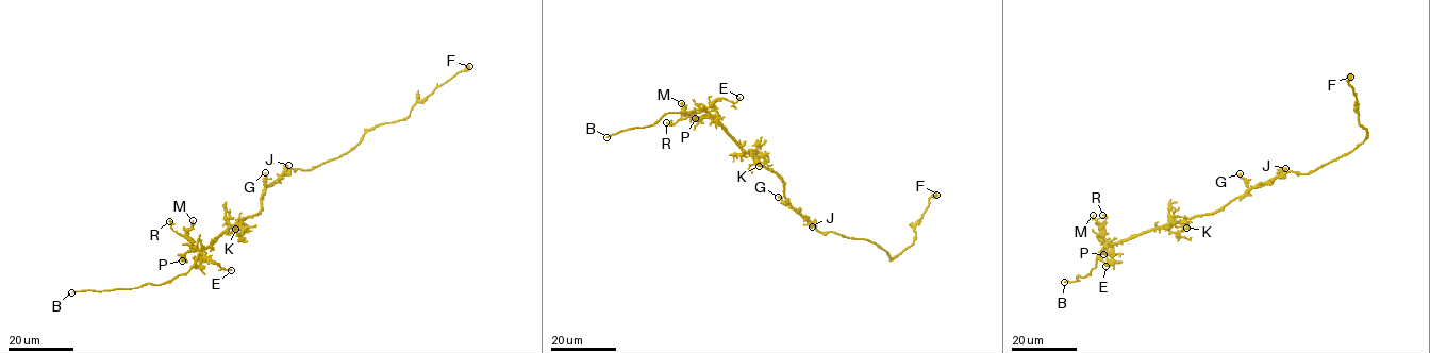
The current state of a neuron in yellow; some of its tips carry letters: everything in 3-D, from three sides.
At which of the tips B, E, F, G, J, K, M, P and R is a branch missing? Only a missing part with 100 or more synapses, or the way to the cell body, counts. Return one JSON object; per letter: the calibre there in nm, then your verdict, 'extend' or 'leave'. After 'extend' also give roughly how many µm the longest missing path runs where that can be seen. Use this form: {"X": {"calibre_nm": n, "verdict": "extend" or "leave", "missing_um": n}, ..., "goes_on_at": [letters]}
{"B": {"calibre_nm": 170, "verdict": "extend", "missing_um": 15}, "E": {"calibre_nm": 200, "verdict": "leave"}, "F": {"calibre_nm": 500, "verdict": "leave"}, "G": {"calibre_nm": 170, "verdict": "leave"}, "J": {"calibre_nm": 550, "verdict": "leave"}, "K": {"calibre_nm": 240, "verdict": "leave"}, "M": {"calibre_nm": 120, "verdict": "leave"}, "P": {"calibre_nm": 200, "verdict": "leave"}, "R": {"calibre_nm": 180, "verdict": "leave"}, "goes_on_at": ["B"]}

